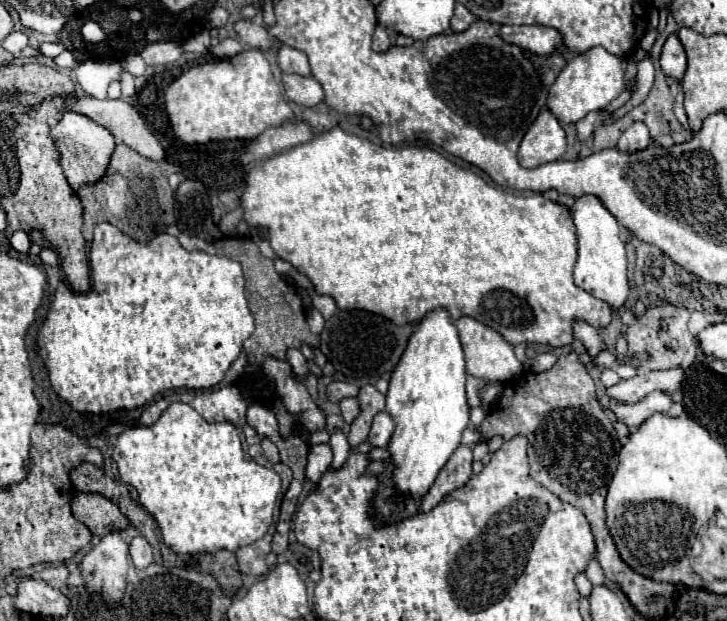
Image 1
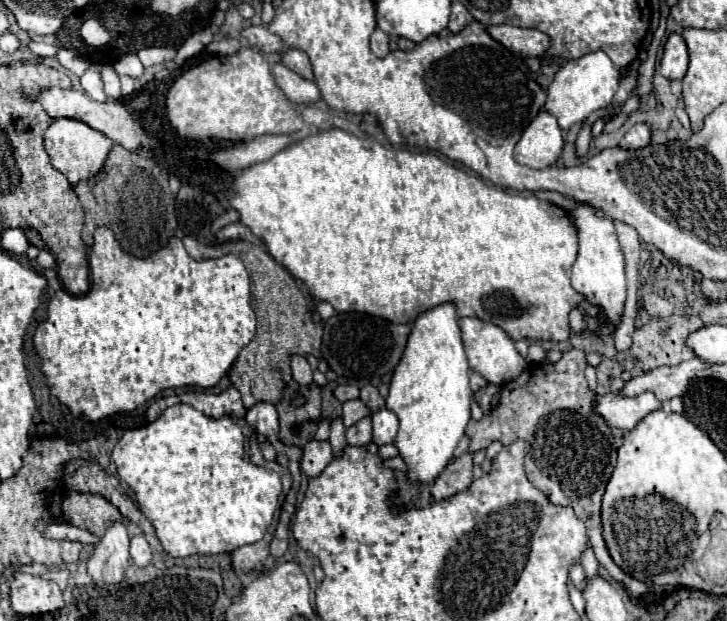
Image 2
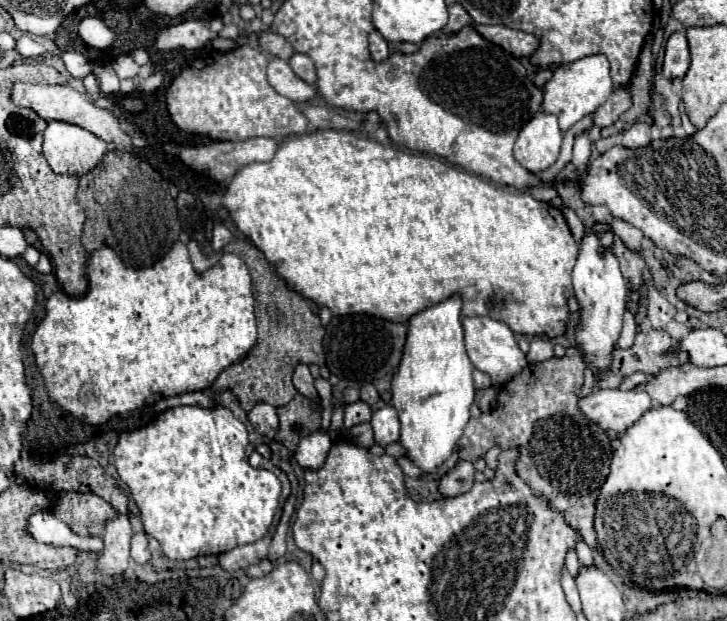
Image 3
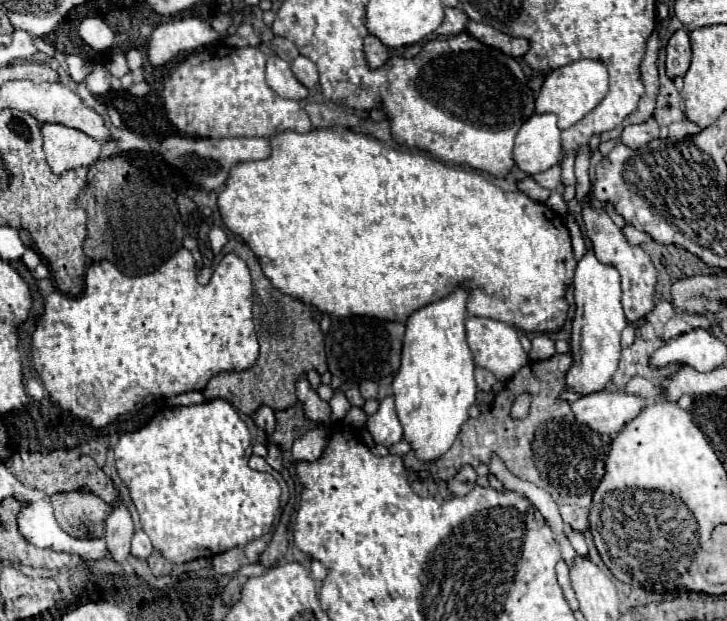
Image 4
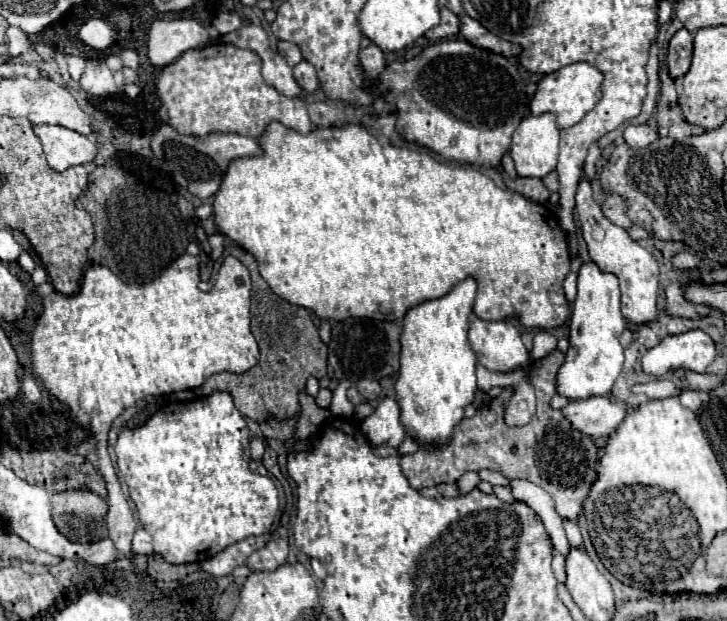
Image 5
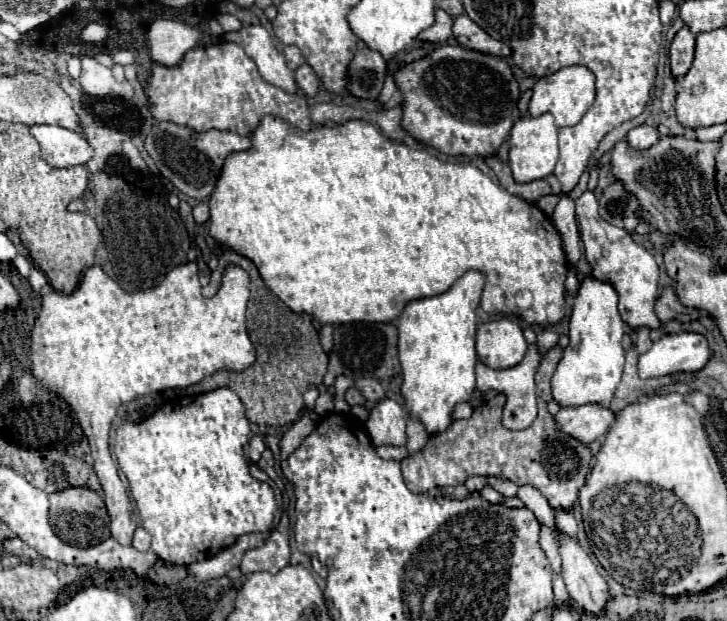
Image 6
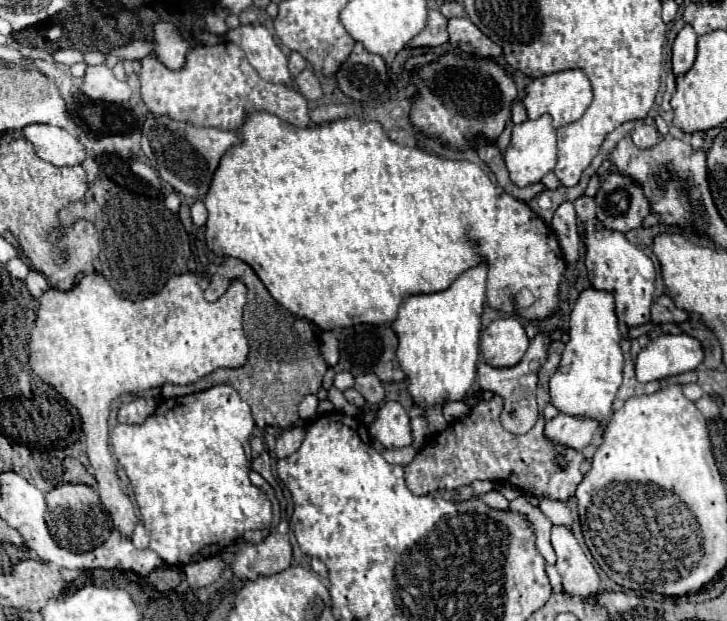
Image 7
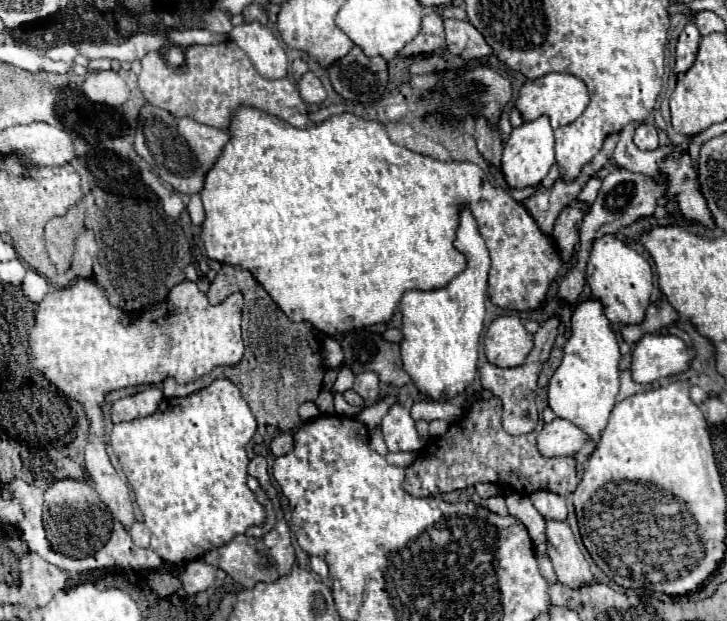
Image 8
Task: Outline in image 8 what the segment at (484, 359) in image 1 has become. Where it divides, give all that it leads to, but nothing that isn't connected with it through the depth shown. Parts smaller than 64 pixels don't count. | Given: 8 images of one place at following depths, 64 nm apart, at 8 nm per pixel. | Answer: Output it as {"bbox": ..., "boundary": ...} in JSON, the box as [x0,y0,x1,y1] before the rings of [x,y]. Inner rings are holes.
{"bbox":[484,316,532,368],"boundary":[[[516,316],[496,318],[488,326],[488,336],[484,334],[484,352],[494,366],[514,368],[524,364],[532,346],[532,334],[526,332]]]}

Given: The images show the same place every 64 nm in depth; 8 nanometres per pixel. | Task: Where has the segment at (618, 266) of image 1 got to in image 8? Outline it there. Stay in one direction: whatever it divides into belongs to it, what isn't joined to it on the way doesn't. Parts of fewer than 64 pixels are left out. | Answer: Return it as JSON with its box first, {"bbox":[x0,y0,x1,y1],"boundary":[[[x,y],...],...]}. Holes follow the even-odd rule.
{"bbox":[548,298,620,440],"boundary":[[[596,298],[580,302],[572,312],[572,336],[564,346],[564,358],[548,384],[548,402],[556,416],[574,422],[578,428],[598,440],[606,428],[606,420],[616,404],[620,388],[620,348],[616,332],[604,314],[604,306]]]}

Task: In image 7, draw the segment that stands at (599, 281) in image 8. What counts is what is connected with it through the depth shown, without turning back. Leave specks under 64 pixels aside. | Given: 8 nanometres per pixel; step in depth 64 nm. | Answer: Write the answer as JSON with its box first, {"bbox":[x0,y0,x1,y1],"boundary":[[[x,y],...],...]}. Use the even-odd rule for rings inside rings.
{"bbox":[576,196,656,328],"boundary":[[[580,196],[576,202],[576,214],[584,224],[584,244],[586,244],[586,268],[588,278],[594,288],[608,290],[616,300],[616,316],[628,328],[642,326],[650,322],[650,306],[654,298],[656,270],[654,262],[634,246],[622,232],[608,230],[596,220],[596,202],[590,196]]]}

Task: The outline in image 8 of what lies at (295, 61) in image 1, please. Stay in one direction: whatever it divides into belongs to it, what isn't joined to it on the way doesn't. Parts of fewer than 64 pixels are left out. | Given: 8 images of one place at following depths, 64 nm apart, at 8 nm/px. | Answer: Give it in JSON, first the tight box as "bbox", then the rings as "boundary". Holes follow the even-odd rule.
{"bbox":[298,72,326,104],"boundary":[[[306,72],[300,80],[298,80],[298,90],[300,90],[300,96],[306,104],[320,104],[324,102],[326,98],[326,90],[322,86],[322,82],[318,80],[316,74],[312,72]]]}

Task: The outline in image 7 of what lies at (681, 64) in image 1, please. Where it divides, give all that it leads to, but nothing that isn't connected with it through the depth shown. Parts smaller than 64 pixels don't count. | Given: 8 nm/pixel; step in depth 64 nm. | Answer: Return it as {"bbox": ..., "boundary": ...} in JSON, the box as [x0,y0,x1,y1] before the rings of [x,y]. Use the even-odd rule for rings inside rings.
{"bbox":[672,24,698,76],"boundary":[[[686,24],[678,32],[674,46],[672,46],[672,72],[676,76],[686,74],[692,68],[694,58],[696,58],[696,40],[698,40],[698,36],[690,24]]]}

